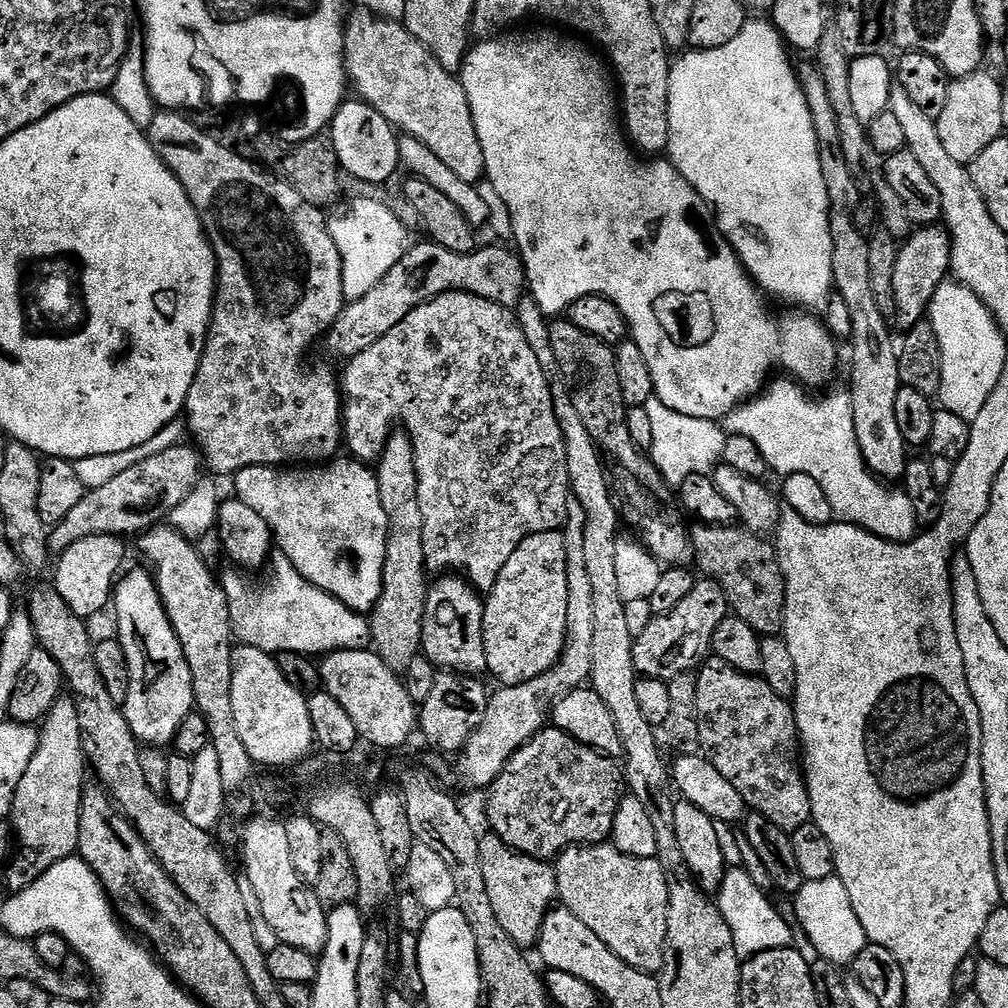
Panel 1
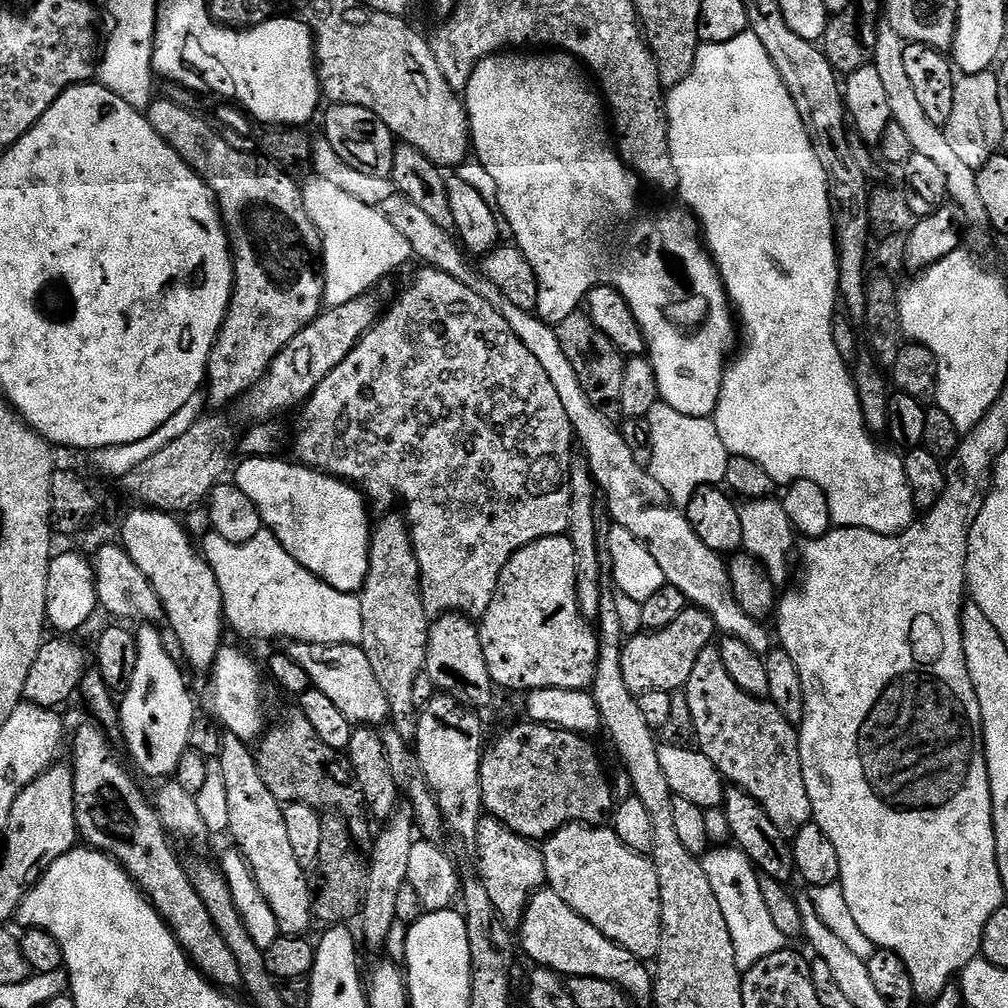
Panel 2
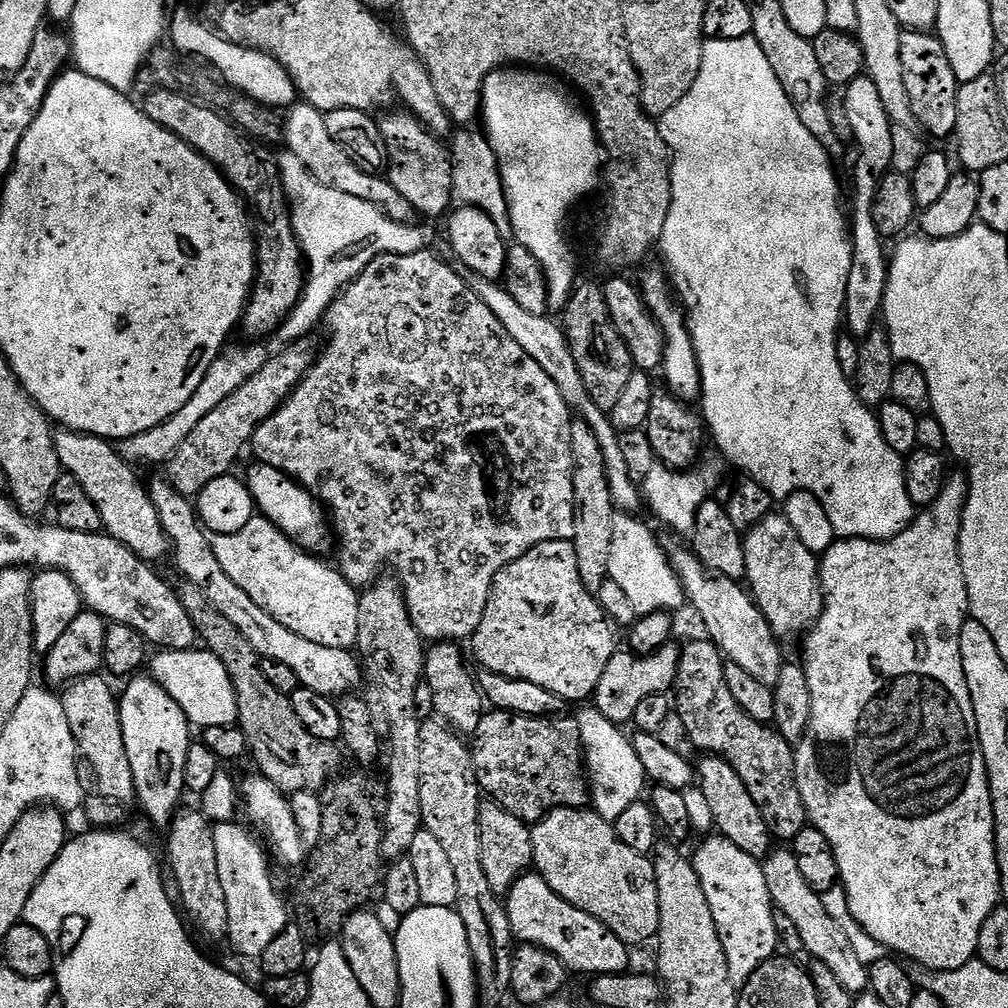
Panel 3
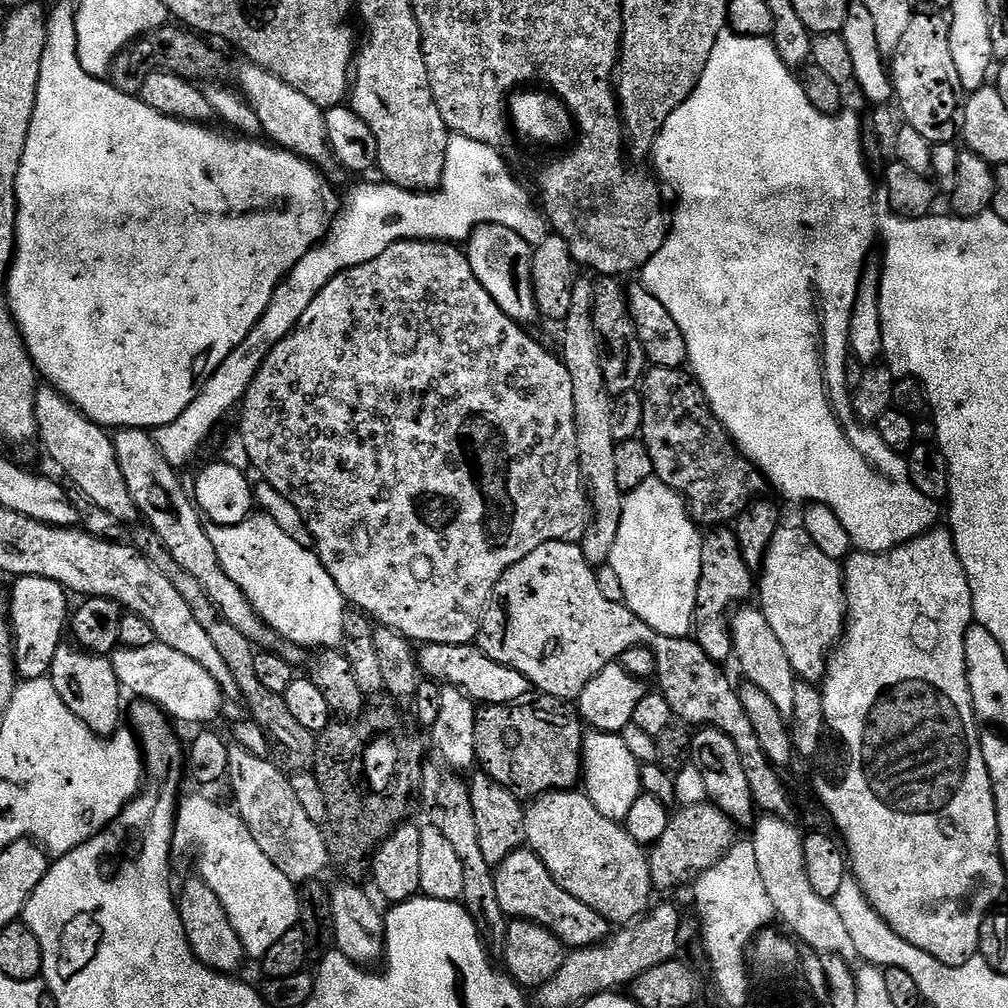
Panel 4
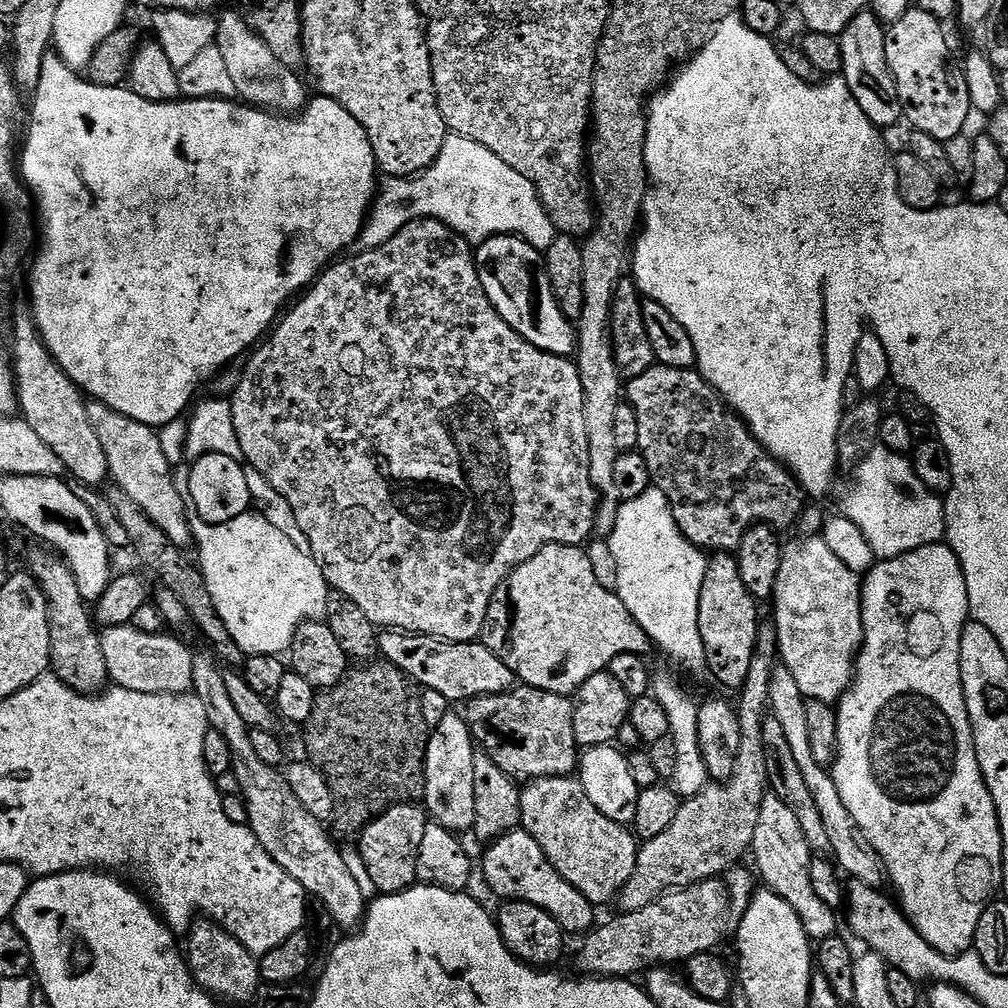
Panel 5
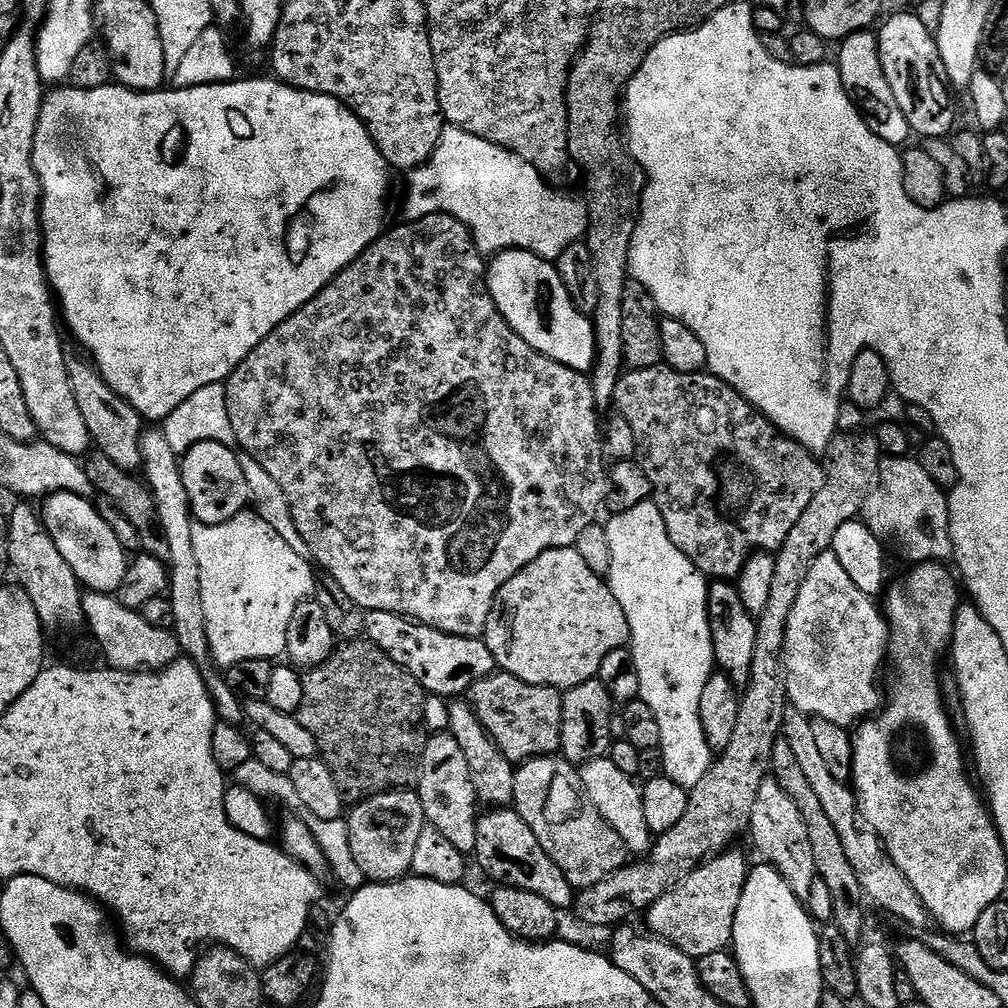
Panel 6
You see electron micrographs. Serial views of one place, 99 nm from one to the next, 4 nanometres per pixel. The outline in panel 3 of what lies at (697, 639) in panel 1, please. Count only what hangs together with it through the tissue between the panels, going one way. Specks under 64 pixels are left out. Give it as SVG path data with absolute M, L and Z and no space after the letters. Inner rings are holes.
M672 642L649 656L637 656L631 650L617 650L614 658L606 662L606 670L602 670L602 678L594 693L595 708L606 714L610 722L621 726L631 725L634 710L638 710L638 705L650 698L650 694L668 694L673 691L681 653L681 649L675 648Z

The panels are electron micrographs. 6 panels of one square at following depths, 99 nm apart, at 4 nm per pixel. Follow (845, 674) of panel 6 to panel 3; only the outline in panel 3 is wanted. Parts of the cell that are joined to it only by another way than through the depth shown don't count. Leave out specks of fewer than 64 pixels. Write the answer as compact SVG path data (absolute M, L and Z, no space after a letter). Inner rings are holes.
M783 514L770 515L761 524L755 524L743 539L747 587L777 637L785 638L784 636L792 636L795 632L807 633L818 622L824 610L824 586L820 580L820 560L817 553L806 550L802 538L798 538L798 530L790 526L788 517Z

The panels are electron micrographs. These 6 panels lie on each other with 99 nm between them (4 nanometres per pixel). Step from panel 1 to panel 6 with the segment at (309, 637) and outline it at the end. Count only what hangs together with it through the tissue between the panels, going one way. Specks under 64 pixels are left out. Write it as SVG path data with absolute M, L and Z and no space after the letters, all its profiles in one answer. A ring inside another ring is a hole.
M253 510L242 511L234 518L230 518L230 522L221 524L193 523L192 533L194 534L194 554L198 554L198 570L202 570L202 607L206 610L206 634L211 659L213 661L216 659L221 664L221 669L227 670L233 668L238 662L246 662L250 658L272 660L277 658L276 656L283 657L286 652L286 626L290 626L290 618L294 615L296 607L309 599L316 590L317 573L312 572L313 565L301 555L294 554L294 550L286 544L285 539L274 530L274 527L264 522Z

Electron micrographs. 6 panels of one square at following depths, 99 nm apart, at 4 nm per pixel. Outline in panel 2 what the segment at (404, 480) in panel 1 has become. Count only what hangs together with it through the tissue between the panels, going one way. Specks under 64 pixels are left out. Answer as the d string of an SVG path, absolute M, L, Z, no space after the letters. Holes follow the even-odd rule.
M392 514L383 515L386 517L384 517L381 520L380 525L378 525L378 526L375 525L374 531L372 533L372 546L370 548L370 558L368 559L368 574L366 576L366 582L364 583L363 588L361 588L358 593L360 601L362 602L362 647L363 647L364 653L366 654L366 658L370 658L370 666L373 667L373 669L374 669L374 676L376 678L378 678L378 683L380 683L380 685L382 685L382 692L384 694L386 694L386 702L388 703L388 711L390 713L391 723L394 725L396 732L398 734L402 734L402 738L404 740L412 742L412 741L415 741L415 739L416 739L416 721L418 719L418 709L416 708L414 701L413 701L414 682L417 681L420 673L424 672L424 663L426 662L426 658L428 657L428 630L430 627L430 617L428 617L428 615L426 614L426 610L424 609L424 603L422 602L422 594L420 593L420 567L418 566L418 558L416 557L416 547L413 546L413 544L412 544L411 527L409 525L407 519L405 519L405 517L403 515L400 515L400 516L388 516L388 515L392 515Z

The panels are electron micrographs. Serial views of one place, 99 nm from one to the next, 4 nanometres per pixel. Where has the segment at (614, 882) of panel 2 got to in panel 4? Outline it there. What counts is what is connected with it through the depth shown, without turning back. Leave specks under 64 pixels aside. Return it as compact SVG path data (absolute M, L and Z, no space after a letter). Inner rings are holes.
M583 791L548 792L535 797L525 807L524 821L527 847L550 870L554 882L590 910L598 910L609 925L631 924L653 907L649 853L630 838L623 823L605 818Z

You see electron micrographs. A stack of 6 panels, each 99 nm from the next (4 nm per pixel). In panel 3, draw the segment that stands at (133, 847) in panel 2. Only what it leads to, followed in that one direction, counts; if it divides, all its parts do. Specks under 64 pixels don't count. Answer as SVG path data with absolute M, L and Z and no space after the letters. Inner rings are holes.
M97 674L95 676L83 676L81 680L75 680L74 683L67 685L63 689L62 699L64 702L64 709L66 710L66 722L70 722L70 734L74 734L76 739L76 746L81 757L84 756L88 759L88 764L92 767L92 772L96 775L96 796L89 795L86 800L86 809L88 808L88 820L89 825L95 826L100 830L116 830L124 824L132 816L132 811L137 811L138 808L138 797L136 795L136 779L134 774L130 770L130 758L126 758L126 738L122 738L122 718L120 717L120 701L118 699L117 693L112 693L112 688L103 680L103 675Z

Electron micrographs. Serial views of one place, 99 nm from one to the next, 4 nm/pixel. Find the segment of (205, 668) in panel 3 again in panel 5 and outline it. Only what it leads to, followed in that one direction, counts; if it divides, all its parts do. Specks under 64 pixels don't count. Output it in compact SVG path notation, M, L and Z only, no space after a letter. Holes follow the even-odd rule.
M119 624L113 628L104 628L100 632L102 654L106 657L108 679L117 688L138 690L138 694L184 694L192 687L192 662L194 652L172 634L142 633L132 624Z

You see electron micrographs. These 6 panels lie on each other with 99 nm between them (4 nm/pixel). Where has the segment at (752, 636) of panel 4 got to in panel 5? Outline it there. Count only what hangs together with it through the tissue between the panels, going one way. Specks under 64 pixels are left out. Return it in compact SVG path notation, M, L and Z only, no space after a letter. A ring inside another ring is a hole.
M777 666L772 671L770 682L770 698L768 706L770 714L782 726L786 739L790 745L790 751L794 753L794 762L802 769L802 778L806 778L806 786L810 786L810 794L814 794L814 802L822 813L822 822L826 826L826 834L830 838L830 852L838 865L839 871L845 877L862 882L871 888L883 889L886 884L886 873L884 863L880 855L870 846L866 834L854 822L850 810L842 806L842 794L838 794L838 786L834 782L831 771L825 765L814 762L814 753L810 747L810 733L806 719L806 706L802 690L798 690L798 682L794 682L794 674L783 666ZM836 855L836 856L835 856ZM848 875L848 876L847 876Z

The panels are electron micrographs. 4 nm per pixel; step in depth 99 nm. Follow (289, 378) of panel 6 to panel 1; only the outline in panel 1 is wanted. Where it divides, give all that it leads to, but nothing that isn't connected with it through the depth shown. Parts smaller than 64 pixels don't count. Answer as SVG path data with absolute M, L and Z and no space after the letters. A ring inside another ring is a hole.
M447 292L406 314L390 334L382 334L370 350L362 350L362 354L347 361L348 368L342 372L342 399L344 401L344 419L342 421L342 440L349 448L351 455L361 462L379 461L384 444L388 441L391 426L395 420L401 420L403 431L412 438L414 458L418 470L418 502L422 506L422 546L424 547L424 566L429 573L444 574L451 570L467 580L477 592L491 592L494 582L498 582L498 574L502 574L502 566L510 562L510 554L522 546L526 538L543 532L554 532L563 529L565 520L569 519L568 471L566 470L566 446L564 435L558 426L558 418L554 414L554 402L550 394L550 386L546 382L546 374L542 374L542 366L538 366L538 358L534 350L530 350L530 342L526 342L526 334L522 334L516 313L511 308L503 308L486 298L478 298L469 292Z

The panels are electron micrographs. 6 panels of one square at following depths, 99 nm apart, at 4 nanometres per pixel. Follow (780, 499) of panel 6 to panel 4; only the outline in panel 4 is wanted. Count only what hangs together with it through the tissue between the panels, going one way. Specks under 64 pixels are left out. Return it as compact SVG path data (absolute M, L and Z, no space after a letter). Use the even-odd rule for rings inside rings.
M652 366L644 373L642 395L644 417L640 436L646 450L650 450L655 479L679 492L701 525L724 526L735 521L763 493L760 491L766 488L766 481L713 414L700 383L687 371Z

